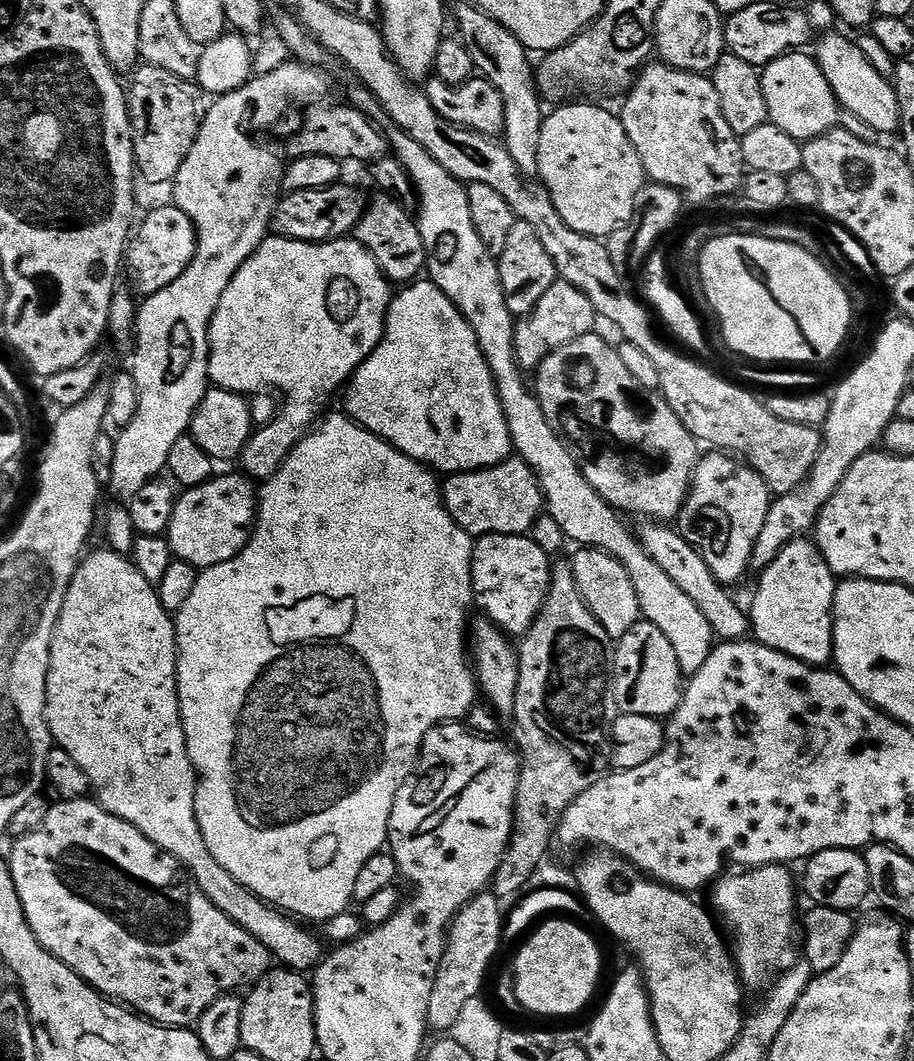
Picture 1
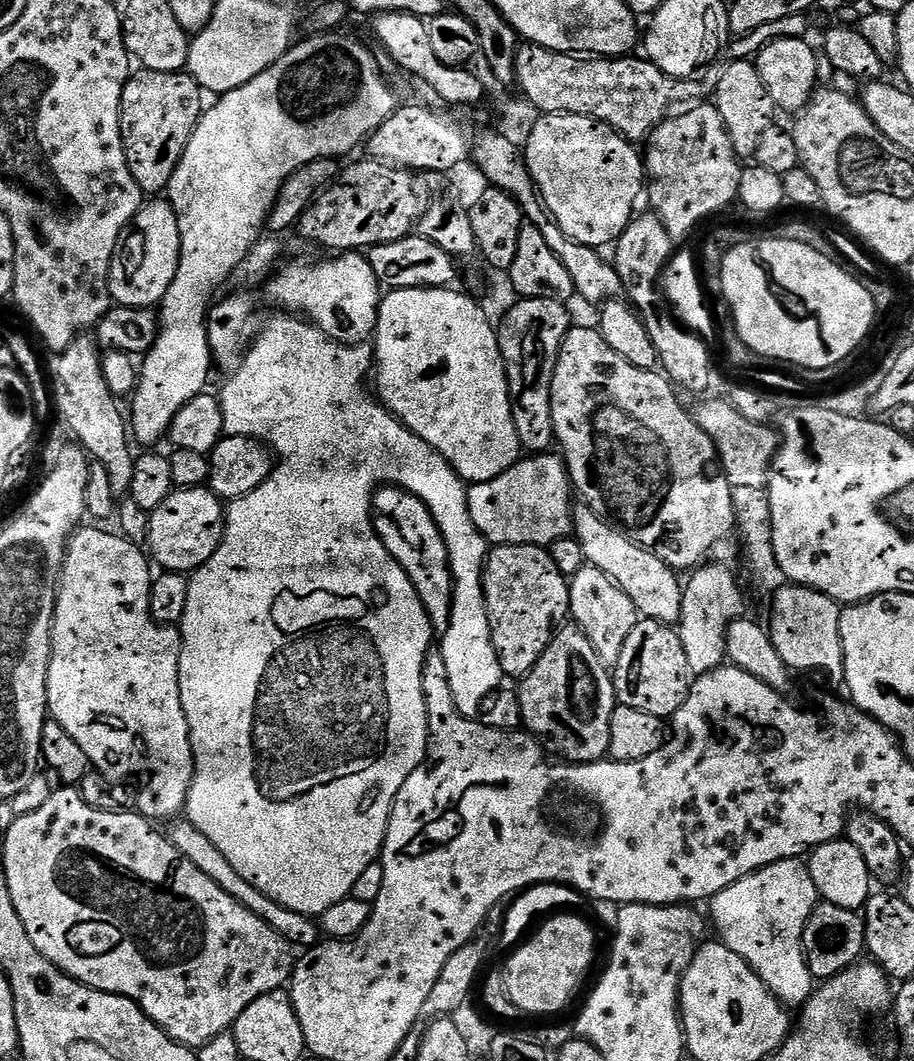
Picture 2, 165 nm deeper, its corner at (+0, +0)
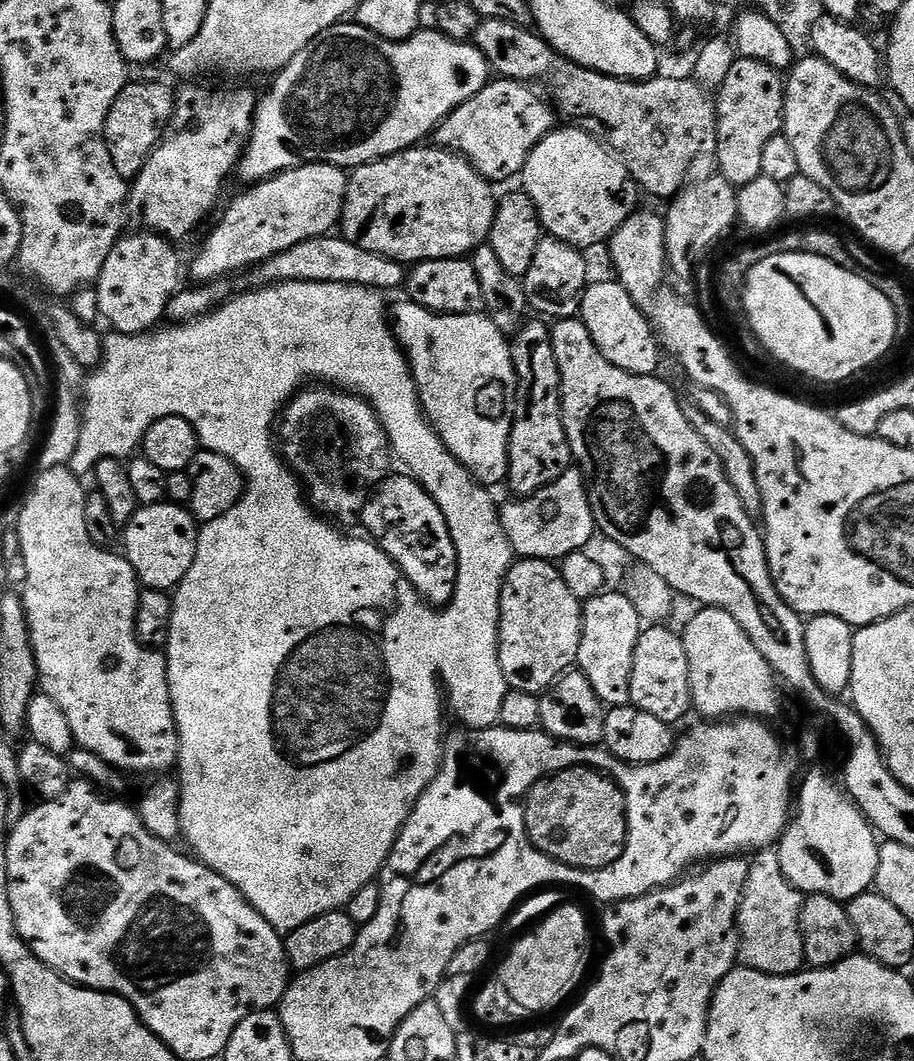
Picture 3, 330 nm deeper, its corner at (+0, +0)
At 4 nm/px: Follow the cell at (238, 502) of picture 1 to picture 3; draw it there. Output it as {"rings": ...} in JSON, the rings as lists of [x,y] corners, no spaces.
{"rings":[[[165,502],[145,504],[137,508],[130,522],[123,525],[123,555],[134,566],[136,579],[144,588],[157,588],[159,592],[175,589],[190,570],[196,553],[198,521],[187,507]]]}

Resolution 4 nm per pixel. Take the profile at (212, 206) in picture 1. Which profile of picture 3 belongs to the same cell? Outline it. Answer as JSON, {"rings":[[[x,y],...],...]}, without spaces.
{"rings":[[[341,22],[330,26],[318,38],[314,38],[290,62],[275,73],[272,85],[268,88],[265,96],[259,97],[255,113],[252,118],[252,133],[248,135],[248,143],[244,146],[244,152],[240,155],[238,165],[238,176],[248,180],[244,182],[259,182],[268,179],[269,176],[277,176],[287,168],[300,168],[303,164],[333,164],[336,168],[345,170],[355,170],[364,164],[369,164],[372,160],[381,160],[387,156],[393,156],[399,152],[404,152],[407,148],[417,147],[421,142],[435,131],[437,125],[450,115],[455,108],[462,106],[478,90],[485,88],[490,83],[490,67],[487,58],[472,42],[462,40],[451,40],[449,36],[443,36],[441,32],[435,30],[418,30],[408,40],[387,40],[370,30],[366,30],[355,22]]]}

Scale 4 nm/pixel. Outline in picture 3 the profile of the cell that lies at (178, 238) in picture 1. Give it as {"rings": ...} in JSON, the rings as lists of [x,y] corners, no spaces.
{"rings":[[[140,230],[137,233],[137,236],[125,235],[116,241],[116,245],[110,250],[110,254],[102,266],[99,280],[94,284],[98,294],[100,316],[108,319],[113,324],[111,327],[115,331],[124,332],[127,336],[138,336],[142,332],[155,329],[165,317],[168,303],[171,302],[182,284],[180,256],[172,249],[175,248],[173,241],[147,230]]]}

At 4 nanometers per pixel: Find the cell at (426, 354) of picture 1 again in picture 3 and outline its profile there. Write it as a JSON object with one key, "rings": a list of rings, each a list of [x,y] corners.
{"rings":[[[411,302],[403,303],[398,305],[393,312],[391,309],[390,323],[396,333],[396,339],[400,341],[400,347],[404,349],[404,355],[408,357],[408,362],[412,366],[412,377],[416,383],[420,407],[424,410],[425,418],[431,424],[433,430],[439,434],[440,441],[444,443],[446,450],[450,450],[450,454],[454,454],[454,458],[458,458],[458,462],[462,462],[462,466],[466,466],[466,470],[475,480],[479,480],[485,486],[503,485],[508,479],[508,443],[510,442],[510,430],[512,429],[512,409],[516,399],[516,371],[512,365],[509,337],[500,332],[498,326],[487,315],[480,312],[445,316],[442,312],[431,312]]]}

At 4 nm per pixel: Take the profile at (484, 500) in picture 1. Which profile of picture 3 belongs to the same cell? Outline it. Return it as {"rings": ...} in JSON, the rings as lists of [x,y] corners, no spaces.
{"rings":[[[573,466],[560,475],[552,484],[540,488],[533,496],[521,496],[509,499],[509,504],[499,509],[500,525],[510,542],[513,553],[525,560],[546,560],[559,562],[571,552],[583,552],[589,547],[592,535],[597,535],[596,519],[588,501],[588,485],[580,469]]]}

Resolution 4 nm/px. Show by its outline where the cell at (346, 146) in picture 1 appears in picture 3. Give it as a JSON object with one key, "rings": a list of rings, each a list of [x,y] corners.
{"rings":[[[493,79],[485,88],[478,90],[474,98],[462,102],[462,106],[455,108],[437,125],[435,143],[466,157],[474,170],[489,182],[519,177],[536,143],[552,131],[558,119],[553,105],[547,99],[544,101],[534,88],[518,80]]]}

